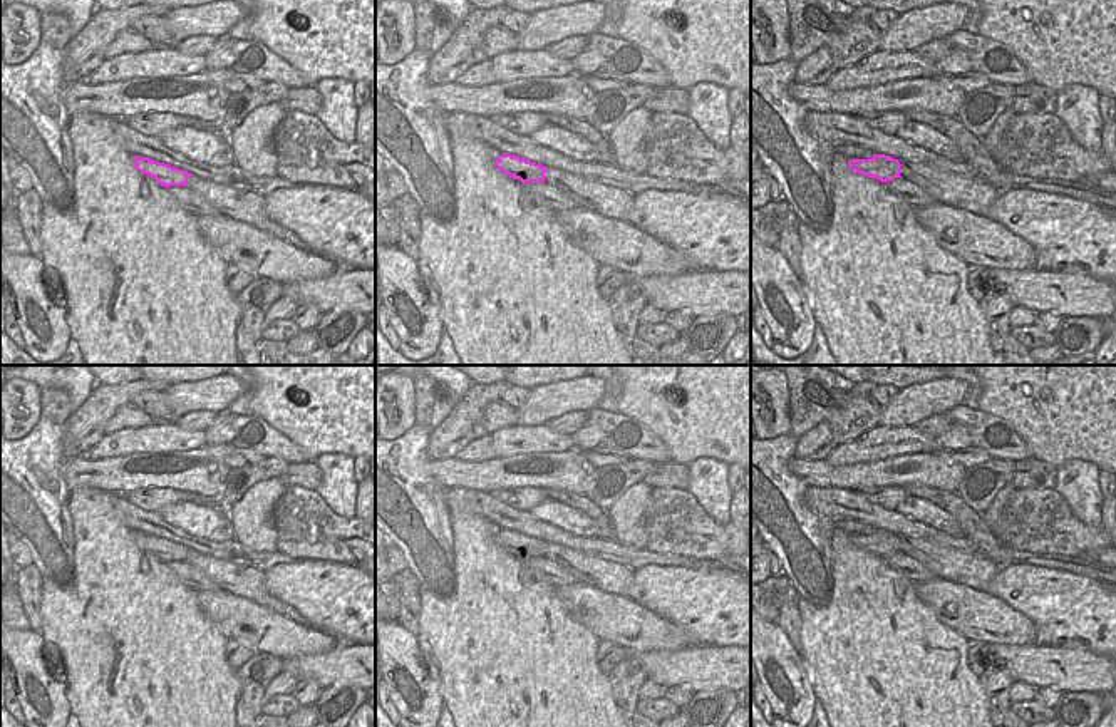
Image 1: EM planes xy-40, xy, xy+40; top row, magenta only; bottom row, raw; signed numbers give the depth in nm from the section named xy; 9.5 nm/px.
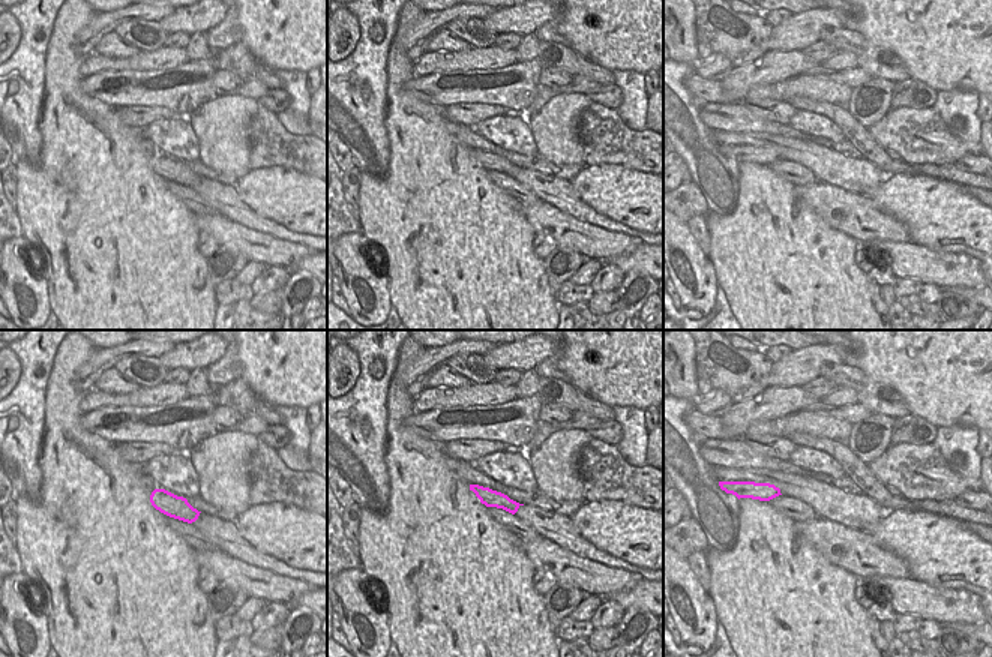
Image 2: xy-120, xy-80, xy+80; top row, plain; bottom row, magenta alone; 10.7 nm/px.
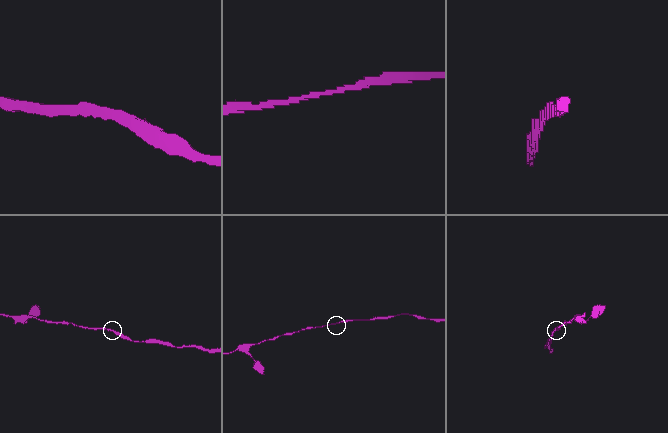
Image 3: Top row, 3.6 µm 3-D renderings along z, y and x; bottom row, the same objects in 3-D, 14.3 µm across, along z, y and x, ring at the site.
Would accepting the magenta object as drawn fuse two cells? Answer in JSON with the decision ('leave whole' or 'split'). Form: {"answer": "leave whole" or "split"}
{"answer": "leave whole"}

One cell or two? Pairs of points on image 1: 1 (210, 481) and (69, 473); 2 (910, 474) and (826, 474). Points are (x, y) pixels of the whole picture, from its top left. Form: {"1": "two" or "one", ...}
{"1": "one", "2": "one"}

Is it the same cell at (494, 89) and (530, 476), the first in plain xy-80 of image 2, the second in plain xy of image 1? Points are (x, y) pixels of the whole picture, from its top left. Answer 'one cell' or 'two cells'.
one cell

